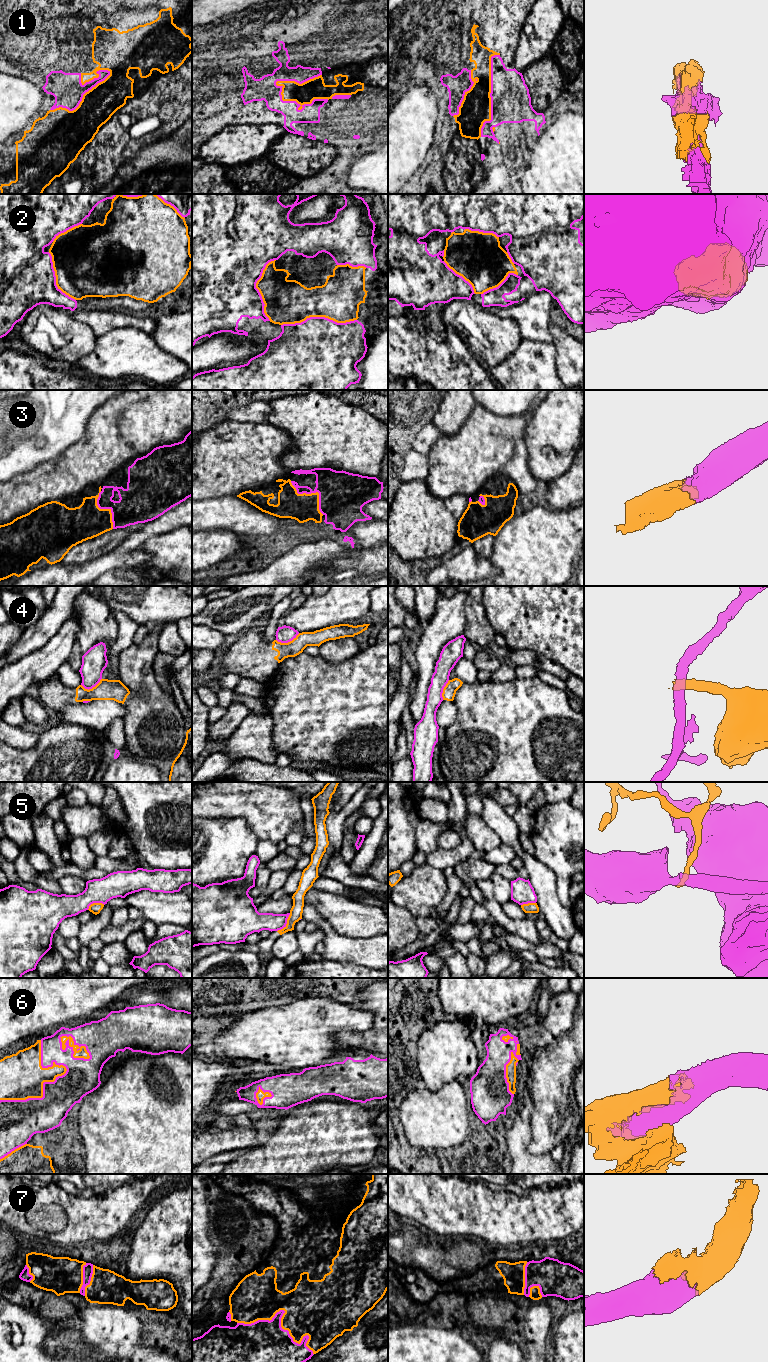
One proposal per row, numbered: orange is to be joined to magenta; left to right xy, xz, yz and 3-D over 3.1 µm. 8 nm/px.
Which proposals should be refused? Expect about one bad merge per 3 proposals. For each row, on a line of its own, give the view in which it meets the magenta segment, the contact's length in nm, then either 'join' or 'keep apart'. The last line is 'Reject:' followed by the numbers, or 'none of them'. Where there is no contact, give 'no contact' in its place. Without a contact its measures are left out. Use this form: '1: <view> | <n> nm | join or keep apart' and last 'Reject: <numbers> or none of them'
1: xz | 460 nm | keep apart
2: xz | 600 nm | join
3: xz | 380 nm | join
4: xz | 200 nm | keep apart
5: xz | 190 nm | keep apart
6: xy | 600 nm | join
7: xz | 650 nm | join
Reject: 1, 4, 5

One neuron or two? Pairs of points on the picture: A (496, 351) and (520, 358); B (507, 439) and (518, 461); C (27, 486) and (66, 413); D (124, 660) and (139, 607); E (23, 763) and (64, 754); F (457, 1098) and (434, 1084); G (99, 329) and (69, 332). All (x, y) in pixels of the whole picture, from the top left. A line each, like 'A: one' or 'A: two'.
A: two
B: two
C: two
D: two
E: one
F: two
G: two

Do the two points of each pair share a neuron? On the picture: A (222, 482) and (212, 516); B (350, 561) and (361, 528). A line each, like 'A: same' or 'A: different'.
A: different
B: same

